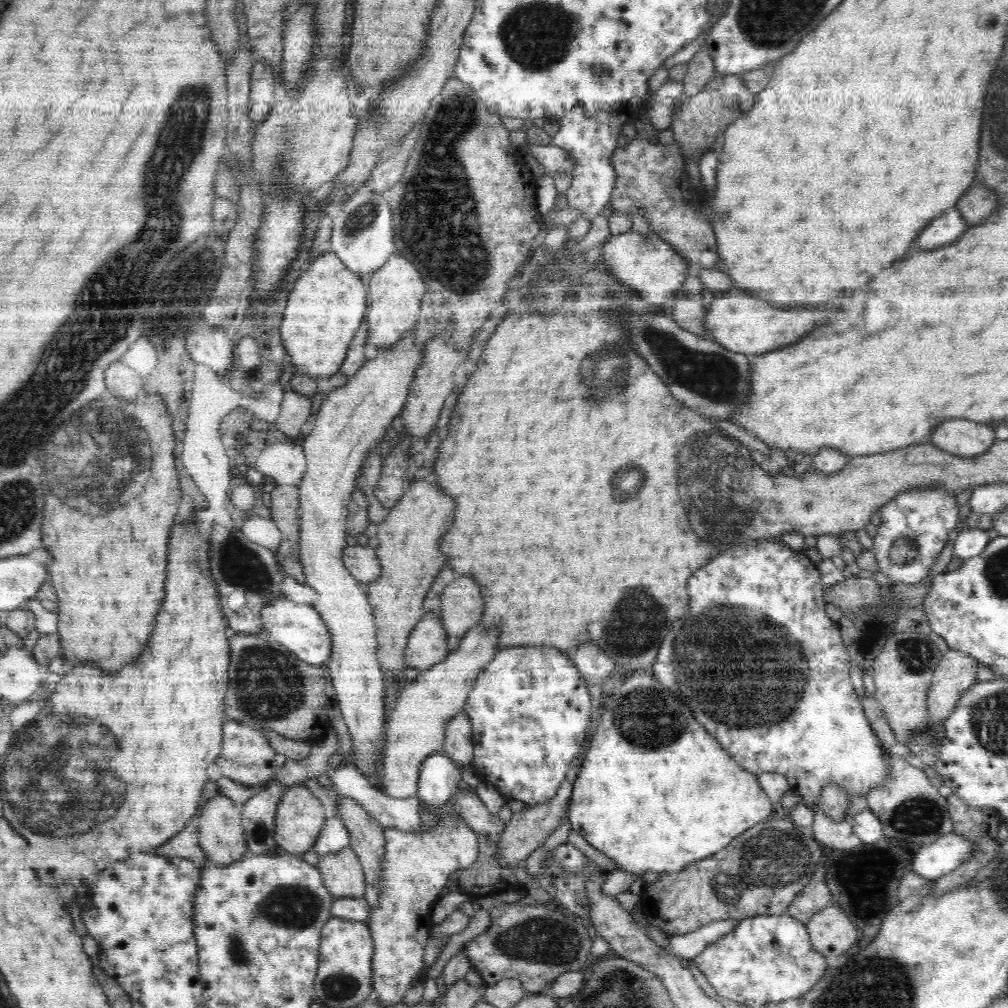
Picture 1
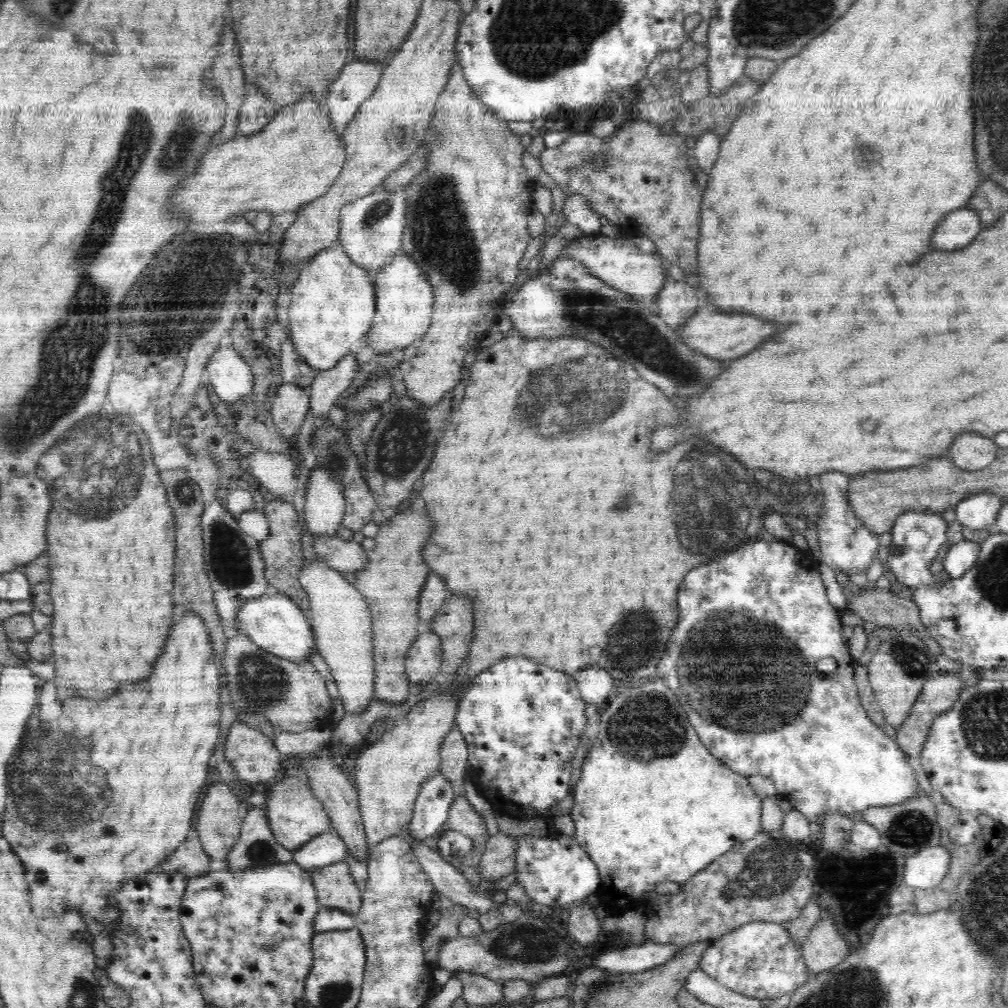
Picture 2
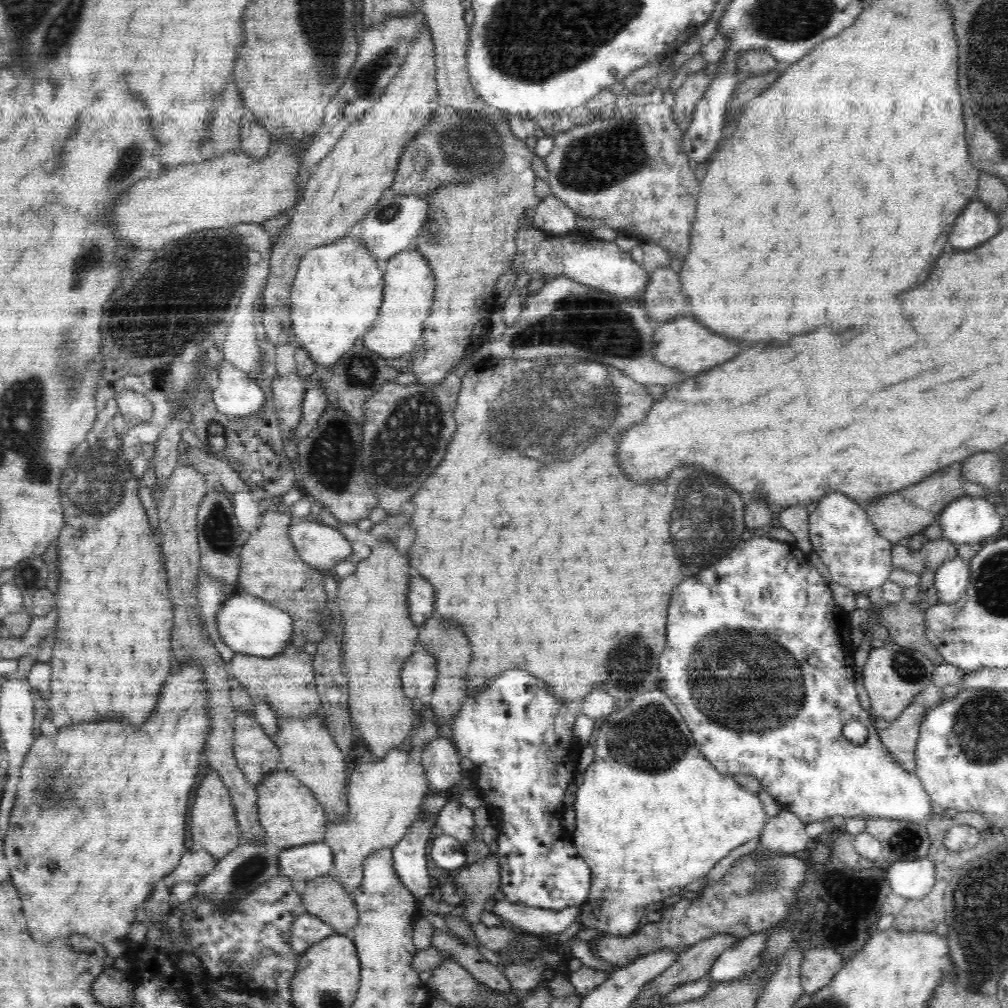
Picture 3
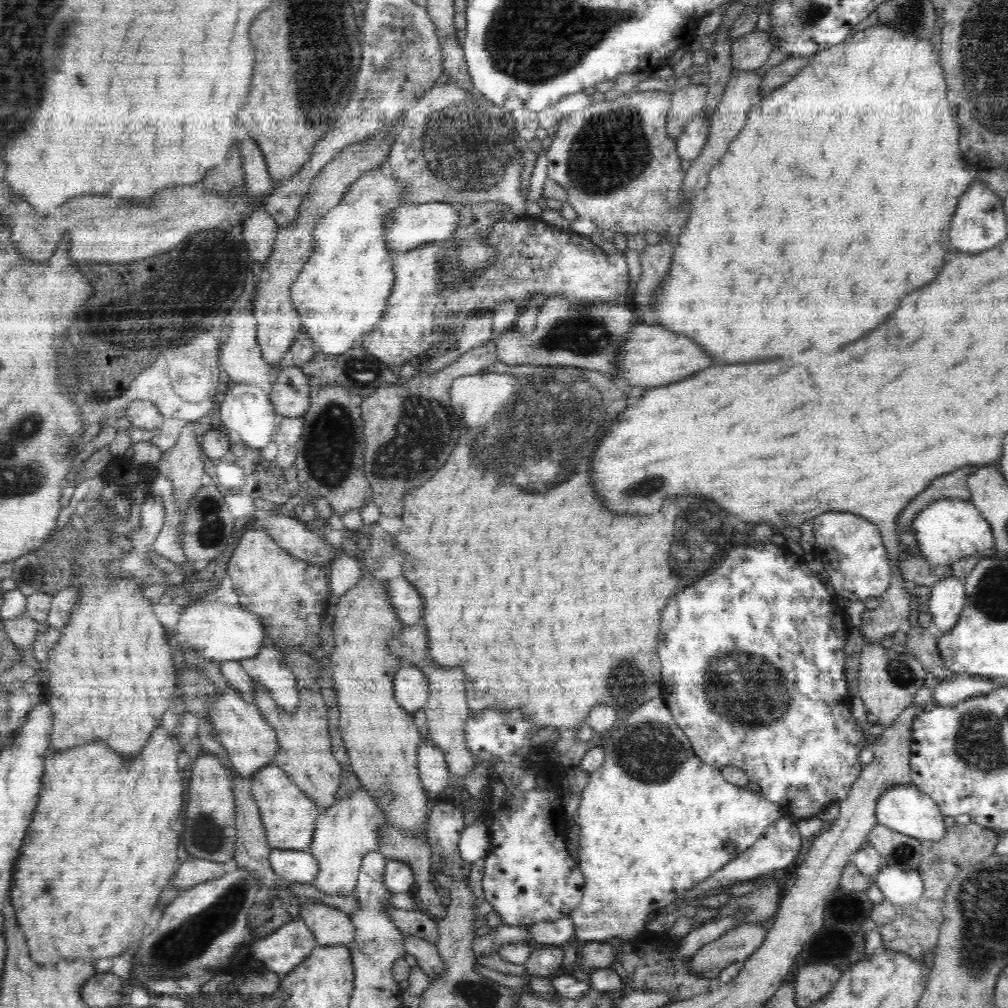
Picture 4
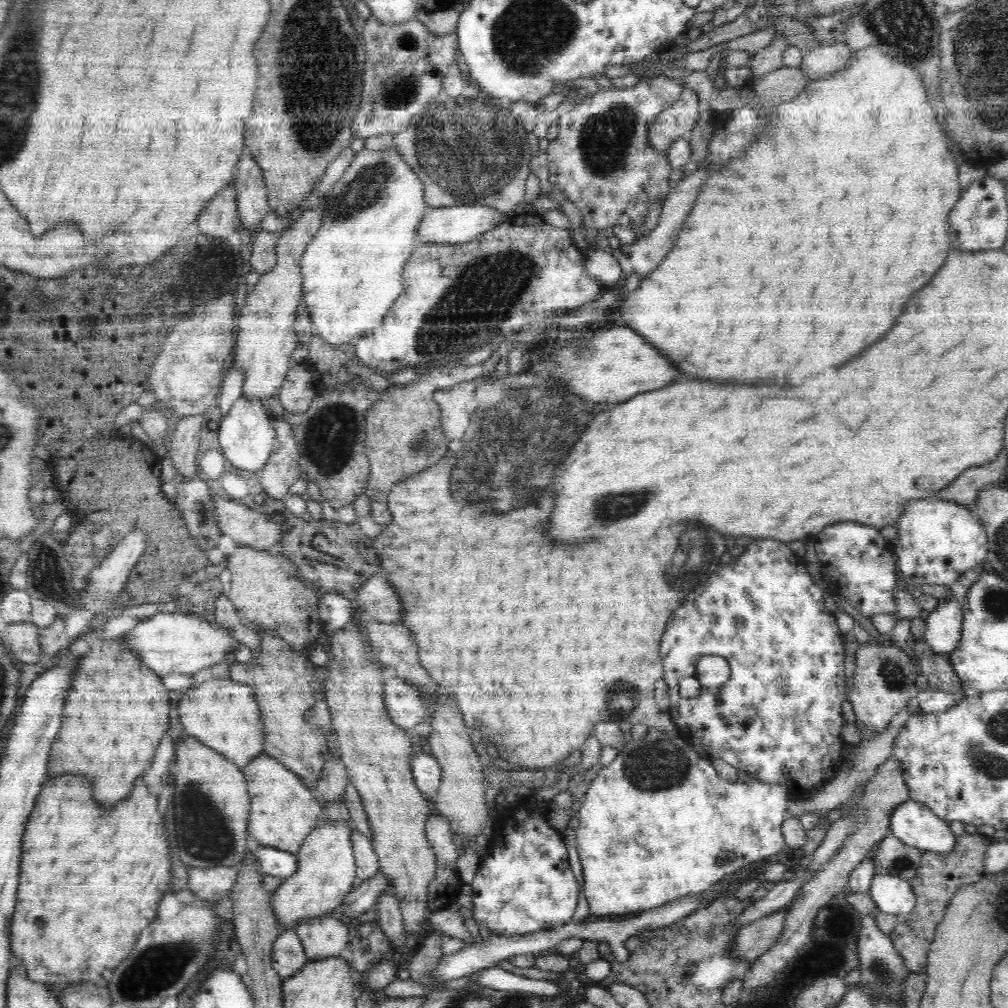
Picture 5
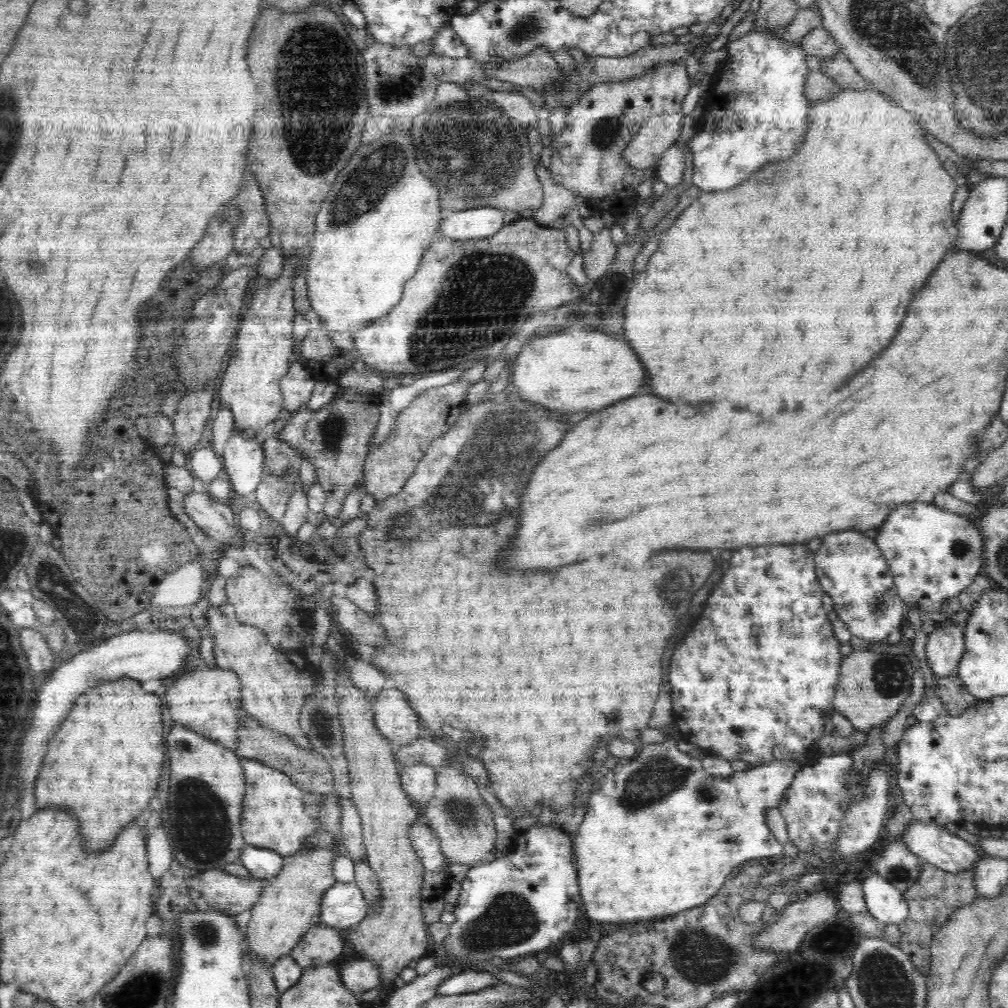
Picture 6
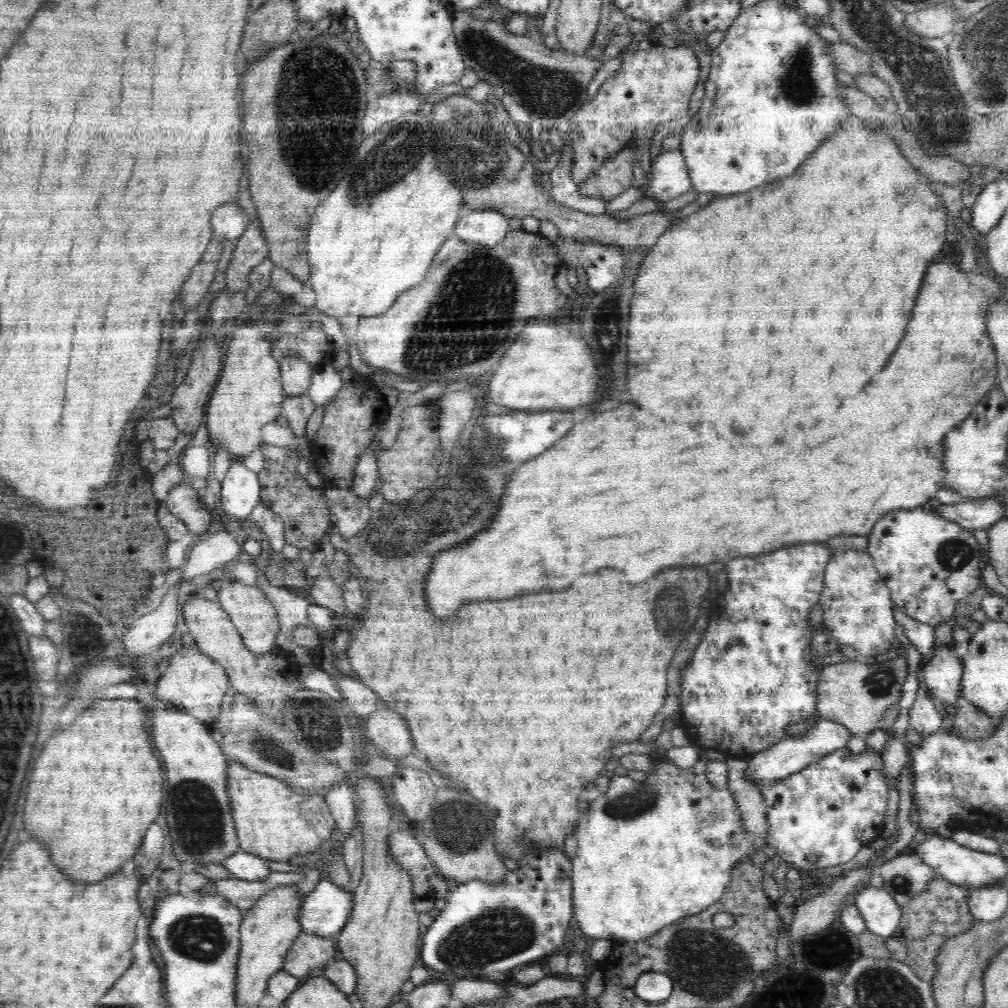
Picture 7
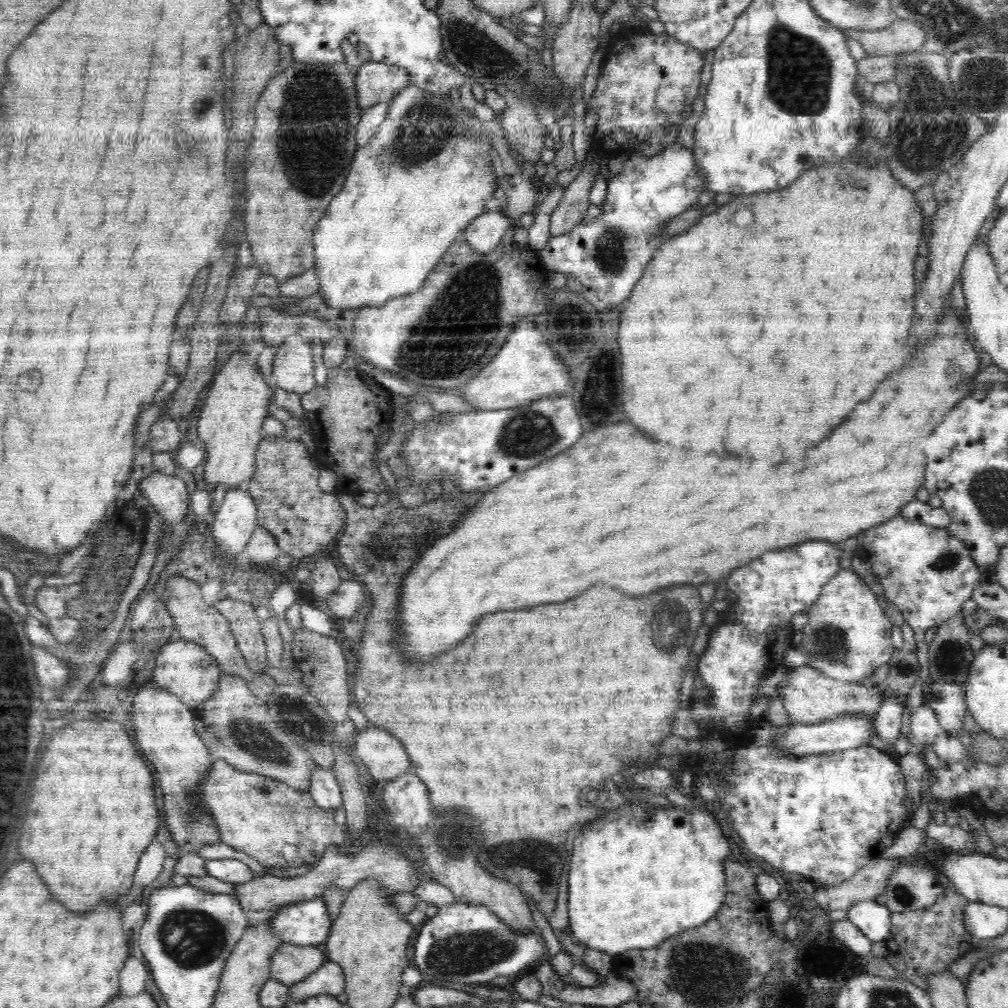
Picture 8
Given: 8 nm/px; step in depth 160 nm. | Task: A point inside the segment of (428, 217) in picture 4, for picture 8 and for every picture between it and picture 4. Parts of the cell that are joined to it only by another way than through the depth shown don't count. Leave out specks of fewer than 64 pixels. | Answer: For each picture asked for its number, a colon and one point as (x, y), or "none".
5: (452, 224)
6: (478, 222)
7: (485, 227)
8: (485, 232)

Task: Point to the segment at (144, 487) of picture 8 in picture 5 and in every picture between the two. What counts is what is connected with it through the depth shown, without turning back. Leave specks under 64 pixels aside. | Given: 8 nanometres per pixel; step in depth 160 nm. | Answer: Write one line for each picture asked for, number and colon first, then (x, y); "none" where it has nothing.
5: (246, 527)
6: (215, 519)
7: (182, 501)

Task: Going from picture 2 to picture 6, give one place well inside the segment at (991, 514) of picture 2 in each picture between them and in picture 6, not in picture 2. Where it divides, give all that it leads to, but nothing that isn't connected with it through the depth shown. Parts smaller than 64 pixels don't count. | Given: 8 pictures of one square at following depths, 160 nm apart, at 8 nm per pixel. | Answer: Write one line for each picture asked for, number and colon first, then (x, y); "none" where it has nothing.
3: (967, 520)
4: (946, 531)
5: (938, 540)
6: (933, 554)

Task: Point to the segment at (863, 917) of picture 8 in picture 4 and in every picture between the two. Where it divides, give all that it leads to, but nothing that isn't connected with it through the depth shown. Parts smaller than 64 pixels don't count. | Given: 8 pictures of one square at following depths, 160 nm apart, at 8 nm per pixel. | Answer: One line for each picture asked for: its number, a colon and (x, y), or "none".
4: (902, 887)
5: (892, 895)
6: (883, 901)
7: (882, 914)

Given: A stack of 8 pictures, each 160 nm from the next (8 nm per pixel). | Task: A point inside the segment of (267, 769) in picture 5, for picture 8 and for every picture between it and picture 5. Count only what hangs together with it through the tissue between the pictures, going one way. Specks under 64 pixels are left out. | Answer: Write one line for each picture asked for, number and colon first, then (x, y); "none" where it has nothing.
6: (277, 814)
7: (273, 821)
8: (280, 826)

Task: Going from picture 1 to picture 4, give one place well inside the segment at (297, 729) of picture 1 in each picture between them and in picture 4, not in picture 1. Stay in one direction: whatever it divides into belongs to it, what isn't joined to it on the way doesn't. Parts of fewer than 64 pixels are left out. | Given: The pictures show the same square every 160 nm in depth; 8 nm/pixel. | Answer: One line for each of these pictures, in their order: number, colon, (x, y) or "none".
2: (292, 695)
3: (286, 682)
4: (267, 668)

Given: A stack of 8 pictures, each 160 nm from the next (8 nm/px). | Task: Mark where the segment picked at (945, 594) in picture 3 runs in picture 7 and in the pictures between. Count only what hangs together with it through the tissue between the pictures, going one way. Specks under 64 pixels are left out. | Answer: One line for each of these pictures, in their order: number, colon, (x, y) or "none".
4: (948, 595)
5: (944, 624)
6: (945, 647)
7: (943, 673)

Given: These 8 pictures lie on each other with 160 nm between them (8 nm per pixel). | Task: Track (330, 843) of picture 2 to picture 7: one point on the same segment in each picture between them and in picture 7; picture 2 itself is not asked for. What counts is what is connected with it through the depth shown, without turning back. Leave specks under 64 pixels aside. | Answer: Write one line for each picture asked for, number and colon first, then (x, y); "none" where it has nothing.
3: (306, 862)
4: (300, 866)
5: (275, 862)
6: (262, 863)
7: (242, 865)

